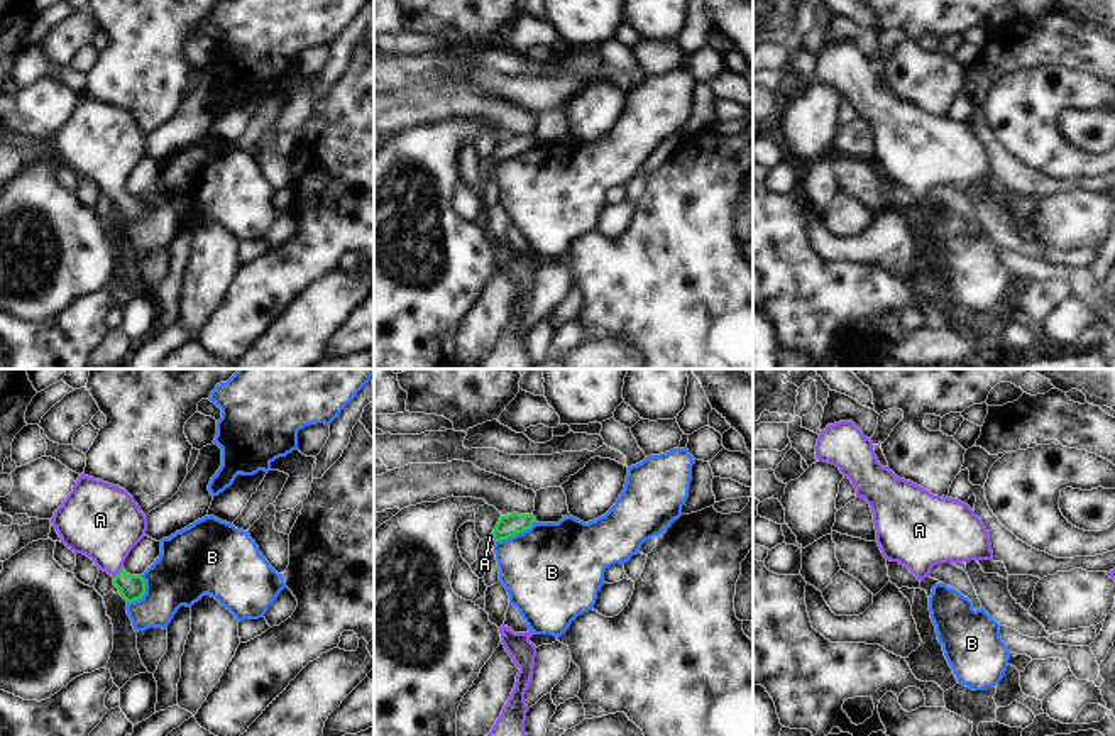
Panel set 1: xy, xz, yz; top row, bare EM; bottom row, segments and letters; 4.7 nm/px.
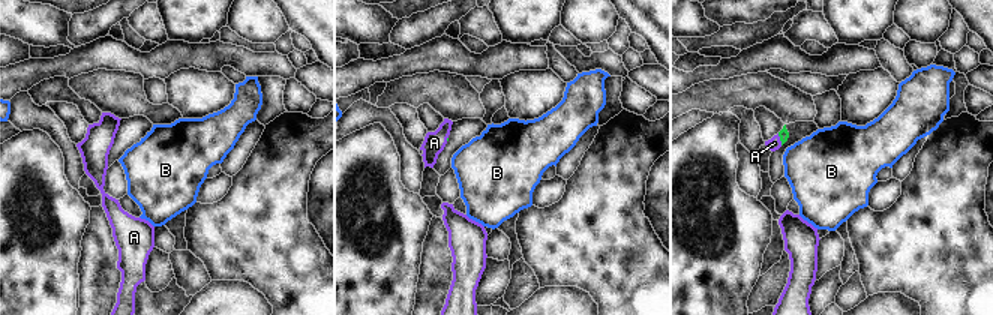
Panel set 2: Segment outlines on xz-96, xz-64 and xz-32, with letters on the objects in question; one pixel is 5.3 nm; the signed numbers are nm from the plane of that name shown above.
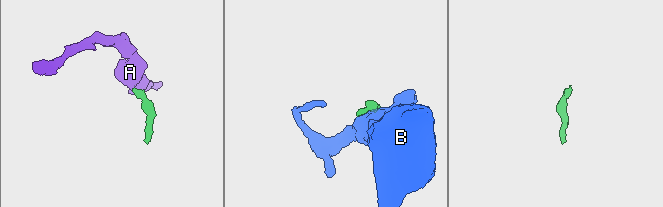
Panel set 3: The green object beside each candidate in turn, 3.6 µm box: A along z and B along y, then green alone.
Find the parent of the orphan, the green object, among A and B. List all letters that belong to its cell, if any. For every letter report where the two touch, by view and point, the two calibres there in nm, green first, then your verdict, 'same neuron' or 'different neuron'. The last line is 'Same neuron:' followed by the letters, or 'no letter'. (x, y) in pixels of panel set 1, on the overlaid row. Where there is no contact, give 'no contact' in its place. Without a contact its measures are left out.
A: contact xy (120, 571); calibres 120 and 360 nm; same neuron
B: contact xz (516, 533); calibres 100 and 460 nm; different neuron
Same neuron: A

